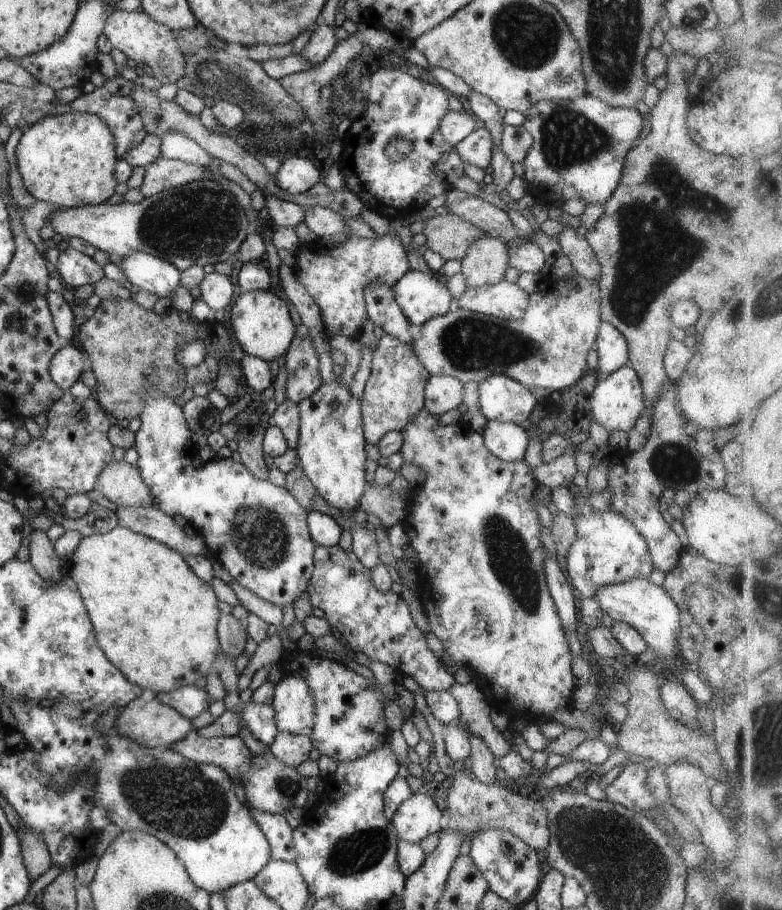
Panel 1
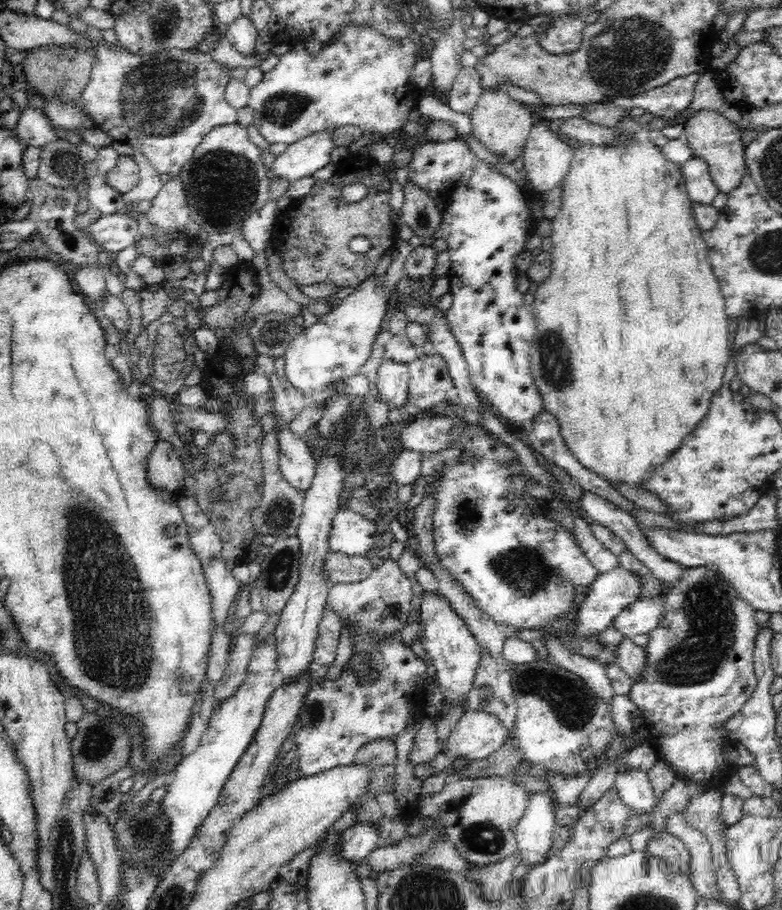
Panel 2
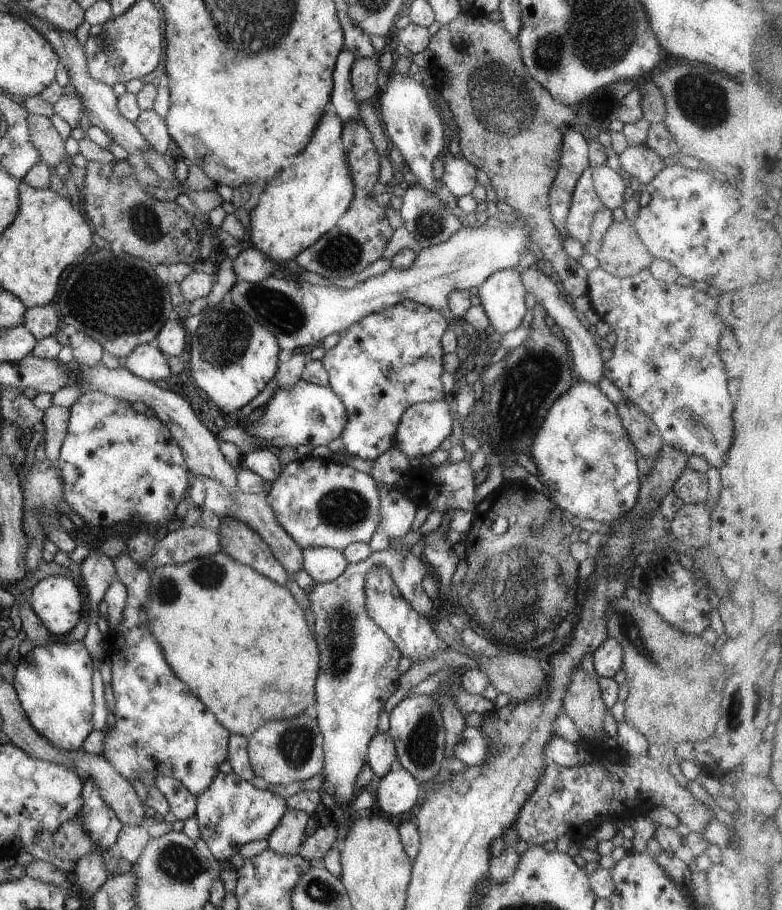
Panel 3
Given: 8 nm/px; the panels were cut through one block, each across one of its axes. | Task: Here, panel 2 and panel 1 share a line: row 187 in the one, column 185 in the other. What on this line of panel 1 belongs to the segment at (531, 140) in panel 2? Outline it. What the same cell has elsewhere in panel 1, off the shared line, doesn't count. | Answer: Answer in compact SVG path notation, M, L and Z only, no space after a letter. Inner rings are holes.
M118 506L114 515L118 518L118 526L153 538L156 542L177 550L181 555L207 556L205 542L198 533L188 536L184 528L174 522L173 515L168 516L154 506Z

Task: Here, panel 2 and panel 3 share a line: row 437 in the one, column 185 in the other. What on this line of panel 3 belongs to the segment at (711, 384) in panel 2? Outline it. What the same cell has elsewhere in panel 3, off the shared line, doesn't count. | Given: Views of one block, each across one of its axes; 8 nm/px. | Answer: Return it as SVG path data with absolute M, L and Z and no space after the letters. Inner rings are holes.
M217 553L205 558L190 560L185 564L165 565L154 569L149 574L147 602L143 610L147 619L147 626L152 637L158 642L164 659L168 662L174 675L190 690L191 694L204 704L216 716L218 722L231 734L245 737L247 740L268 721L290 719L302 715L308 706L315 704L315 681L319 672L319 649L313 636L312 626L306 622L304 608L294 599L289 590L262 574L233 560L225 553Z

